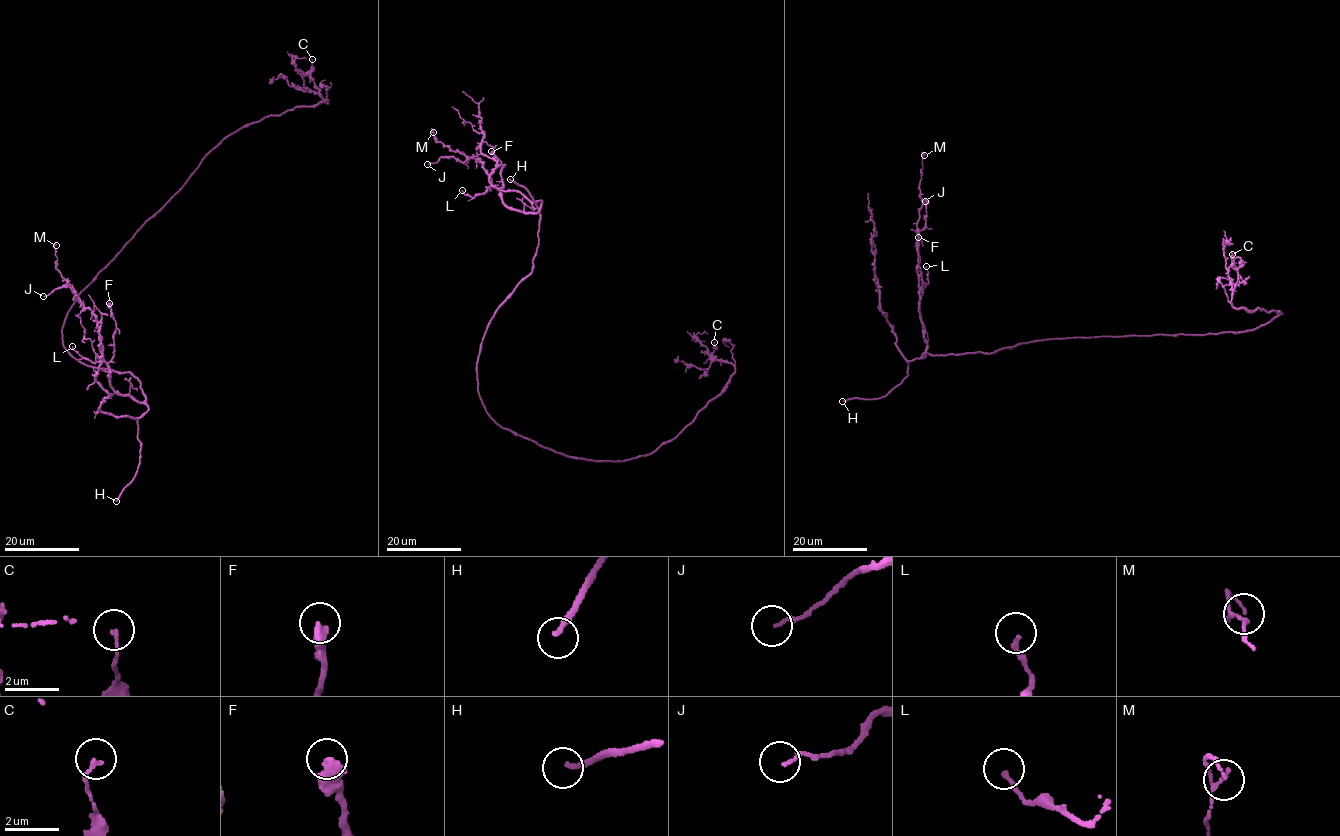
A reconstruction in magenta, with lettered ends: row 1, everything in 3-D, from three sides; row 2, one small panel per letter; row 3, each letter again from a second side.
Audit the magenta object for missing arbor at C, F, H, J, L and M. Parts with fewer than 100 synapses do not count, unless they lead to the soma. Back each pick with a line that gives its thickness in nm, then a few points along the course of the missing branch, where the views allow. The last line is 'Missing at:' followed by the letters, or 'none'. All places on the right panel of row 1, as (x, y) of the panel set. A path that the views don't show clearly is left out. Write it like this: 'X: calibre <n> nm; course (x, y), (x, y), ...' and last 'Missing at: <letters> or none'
H: calibre 180 nm; course (842, 401), (825, 409), (811, 408), (812, 416), (817, 420), (839, 423)
Missing at: H

